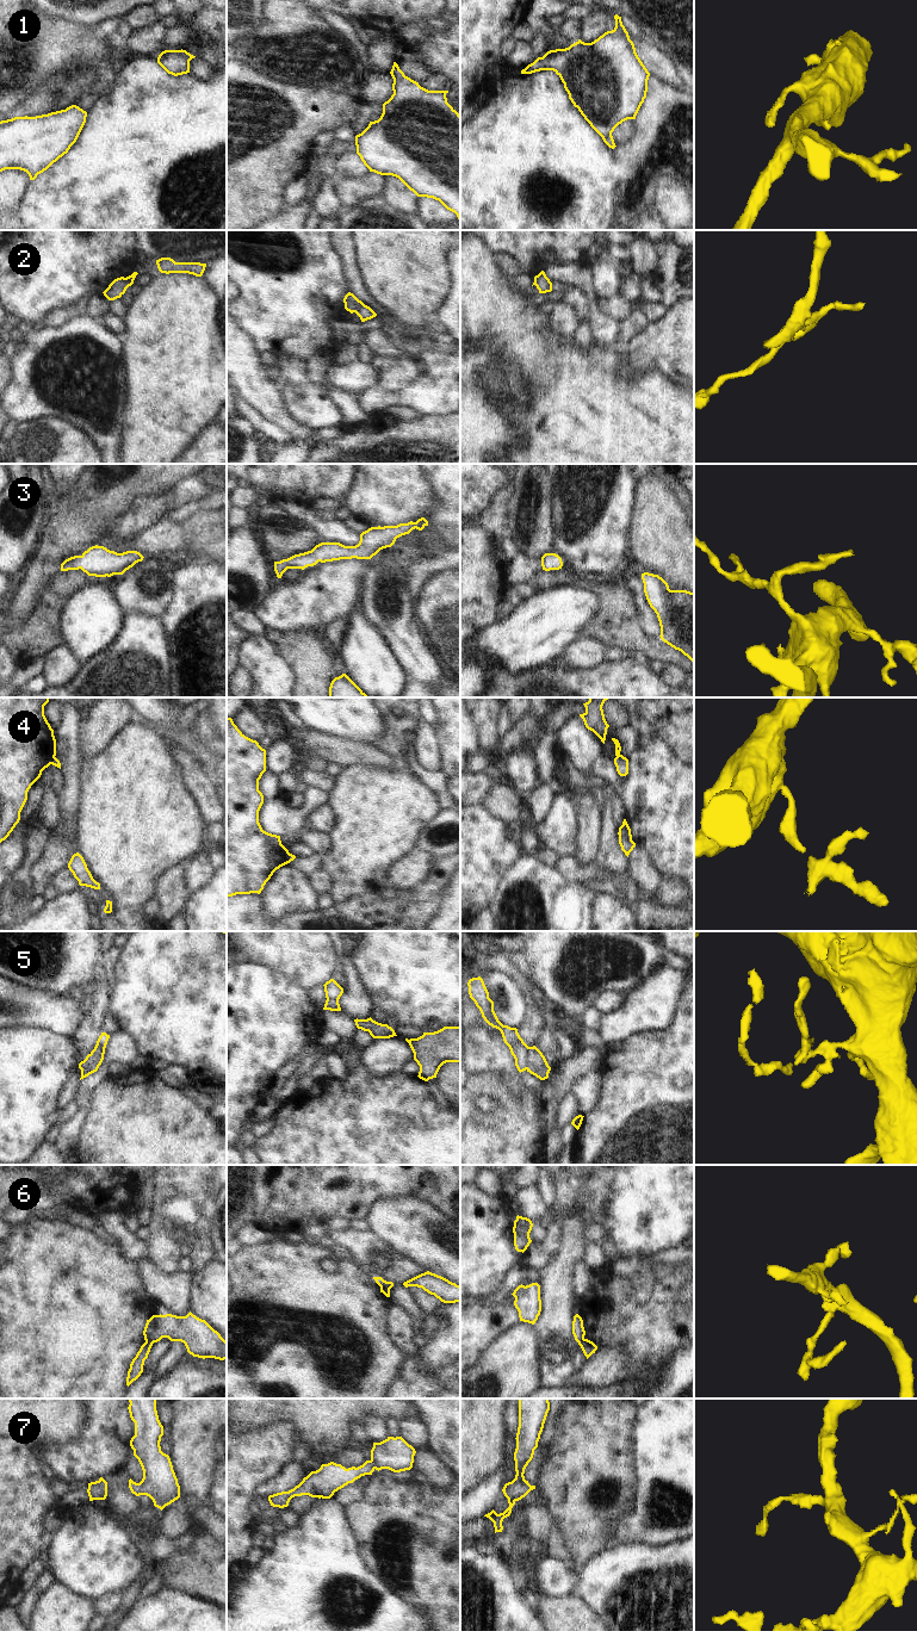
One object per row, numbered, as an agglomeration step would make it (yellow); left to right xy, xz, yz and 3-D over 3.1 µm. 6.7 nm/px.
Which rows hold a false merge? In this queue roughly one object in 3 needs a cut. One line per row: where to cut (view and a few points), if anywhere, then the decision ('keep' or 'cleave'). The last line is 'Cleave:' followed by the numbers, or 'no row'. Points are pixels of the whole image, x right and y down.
1: cut none; keep
2: cut xy (124, 278), (128, 286); cleave
3: cut none; keep
4: cut yz (619, 754), (617, 756); cleave
5: cut yz (530, 1047), (526, 1068); cleave
6: cut xy (146, 1340), (153, 1343); cleave
7: cut none; keep
Cleave: 2, 4, 5, 6

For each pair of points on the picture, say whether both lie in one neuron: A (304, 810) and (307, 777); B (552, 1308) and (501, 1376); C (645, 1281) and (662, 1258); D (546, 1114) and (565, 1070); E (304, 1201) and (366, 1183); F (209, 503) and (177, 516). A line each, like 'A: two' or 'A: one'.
A: two
B: two
C: one
D: one
E: one
F: one

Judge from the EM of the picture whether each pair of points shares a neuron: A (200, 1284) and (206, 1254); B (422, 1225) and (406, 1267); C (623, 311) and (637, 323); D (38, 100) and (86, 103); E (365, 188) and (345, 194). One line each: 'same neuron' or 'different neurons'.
A: different neurons
B: different neurons
C: different neurons
D: different neurons
E: same neuron

